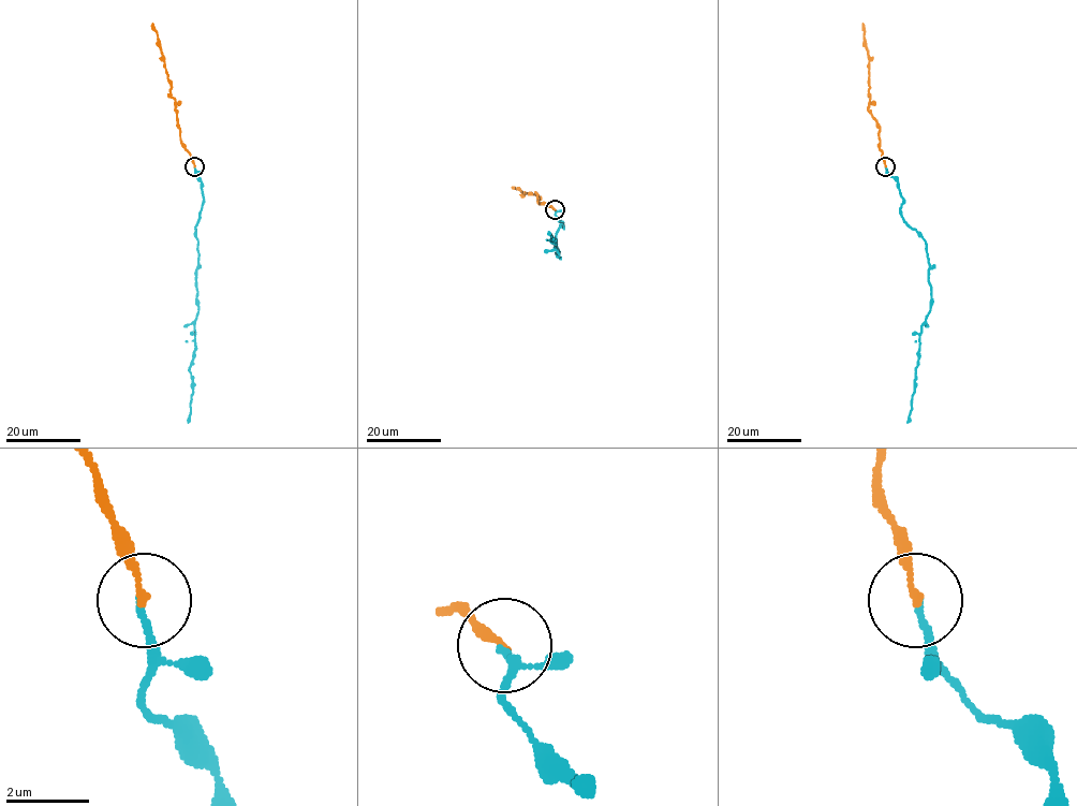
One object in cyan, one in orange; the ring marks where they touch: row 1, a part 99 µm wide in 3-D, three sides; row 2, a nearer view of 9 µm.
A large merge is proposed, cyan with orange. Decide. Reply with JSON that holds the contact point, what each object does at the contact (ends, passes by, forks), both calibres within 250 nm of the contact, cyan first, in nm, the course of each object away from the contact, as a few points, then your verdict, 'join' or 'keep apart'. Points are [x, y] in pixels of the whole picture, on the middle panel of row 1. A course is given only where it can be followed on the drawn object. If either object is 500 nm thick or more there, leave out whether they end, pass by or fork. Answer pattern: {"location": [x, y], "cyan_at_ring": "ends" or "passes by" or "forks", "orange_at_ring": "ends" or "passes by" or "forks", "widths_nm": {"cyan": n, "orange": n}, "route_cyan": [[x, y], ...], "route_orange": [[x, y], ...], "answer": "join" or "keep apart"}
{"location": [555, 209], "cyan_at_ring": "ends", "orange_at_ring": "ends", "widths_nm": {"cyan": 140, "orange": 150}, "route_cyan": [[555, 209], [563, 226], [561, 224], [556, 234], [557, 255], [556, 244], [549, 240], [554, 238], [548, 232]], "route_orange": [[555, 209], [540, 204], [535, 192], [525, 193], [513, 187]], "answer": "join"}

